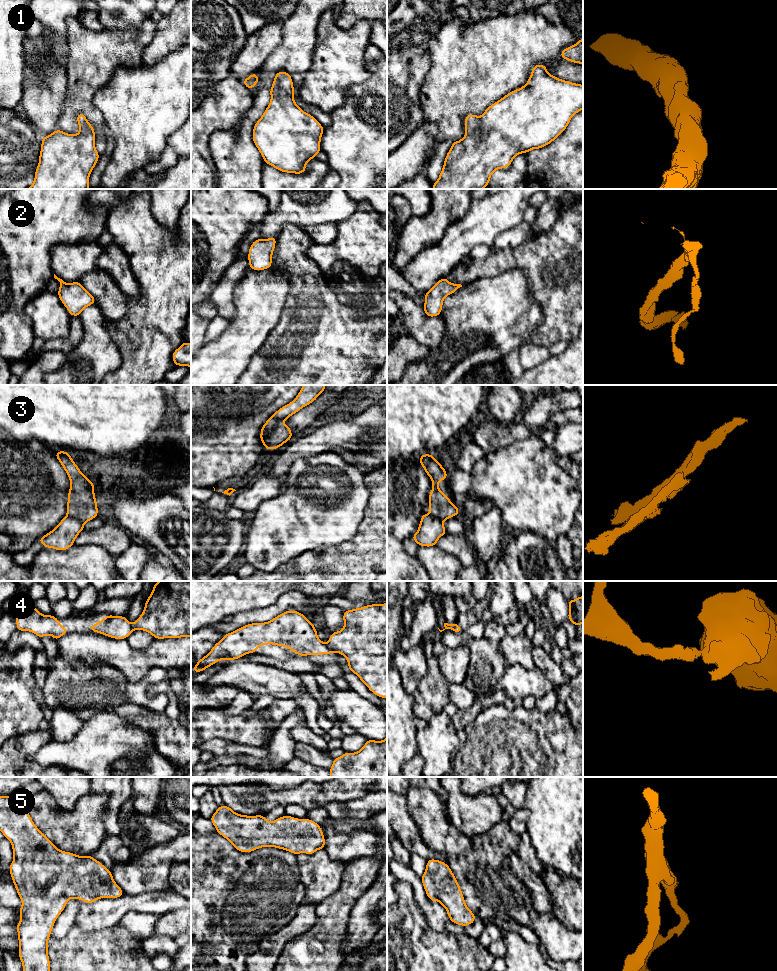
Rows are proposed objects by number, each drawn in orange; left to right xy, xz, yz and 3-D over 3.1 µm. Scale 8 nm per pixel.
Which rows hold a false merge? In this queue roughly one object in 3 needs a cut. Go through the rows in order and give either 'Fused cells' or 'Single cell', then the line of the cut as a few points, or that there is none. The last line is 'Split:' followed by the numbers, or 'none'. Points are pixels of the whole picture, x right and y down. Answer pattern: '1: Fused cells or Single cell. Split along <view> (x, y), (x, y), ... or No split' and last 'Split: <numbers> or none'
1: Single cell. No split
2: Single cell. No split
3: Fused cells. Split along xz (278, 424), (262, 442)
4: Fused cells. Split along xz (326, 644), (334, 651)
5: Single cell. No split
Split: 3, 4

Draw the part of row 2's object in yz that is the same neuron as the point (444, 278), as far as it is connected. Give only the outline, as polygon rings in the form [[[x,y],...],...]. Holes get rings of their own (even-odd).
[[[447,276],[437,281],[434,286],[425,293],[425,303],[422,307],[426,316],[440,316],[444,298],[455,293],[461,284],[454,284],[447,281]]]

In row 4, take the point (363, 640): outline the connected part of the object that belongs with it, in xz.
[[[387,603],[346,610],[343,621],[343,629],[331,633],[327,645],[346,658],[348,670],[356,674],[372,693],[387,698]]]

